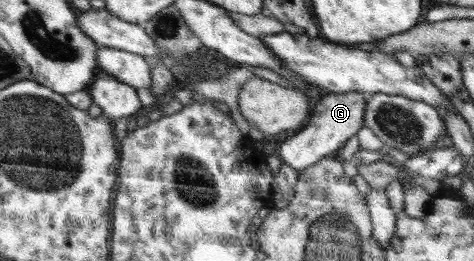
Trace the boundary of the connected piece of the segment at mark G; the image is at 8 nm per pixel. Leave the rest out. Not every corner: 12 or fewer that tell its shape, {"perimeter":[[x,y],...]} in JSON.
{"perimeter":[[329,93],[280,146],[299,174],[362,130],[368,95]]}

